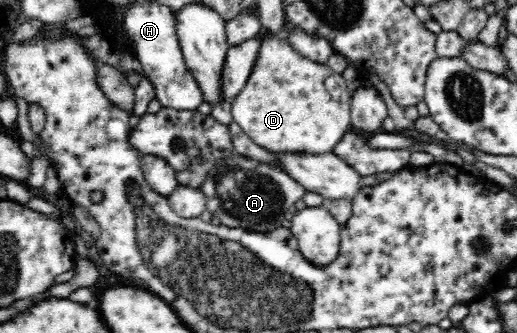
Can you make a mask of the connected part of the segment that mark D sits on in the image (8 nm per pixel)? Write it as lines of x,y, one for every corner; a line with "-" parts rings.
272,33
262,34
260,37
262,46
260,46
260,54
256,58
256,64
252,68
252,74
248,78
248,82
244,89
240,91
230,102
233,122
236,125
240,125
240,128
256,143
258,146
262,146
266,150
273,153
279,153
280,151
288,153
310,153
310,154
322,154
330,153
333,150
333,146
342,138
342,135
351,128
351,96
352,91
348,91
348,74
336,74
334,70
331,70
327,64
319,64
305,58
304,56
296,53
296,50
292,49
290,43
283,38
282,35
272,35

